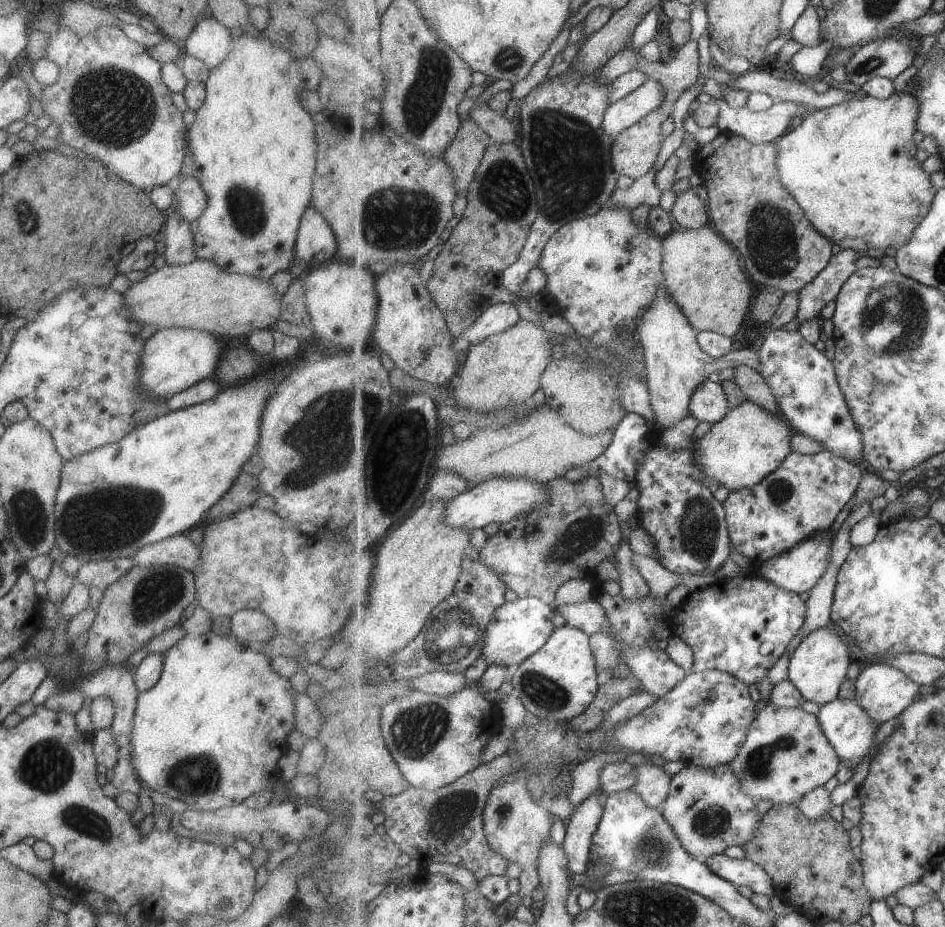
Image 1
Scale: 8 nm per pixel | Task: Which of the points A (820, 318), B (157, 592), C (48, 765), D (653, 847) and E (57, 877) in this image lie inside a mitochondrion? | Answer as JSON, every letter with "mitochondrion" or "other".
{"A":"other","B":"mitochondrion","C":"mitochondrion","D":"mitochondrion","E":"other"}

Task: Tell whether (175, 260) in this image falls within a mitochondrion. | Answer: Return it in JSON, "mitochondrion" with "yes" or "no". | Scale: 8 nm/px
{"mitochondrion":"no"}

